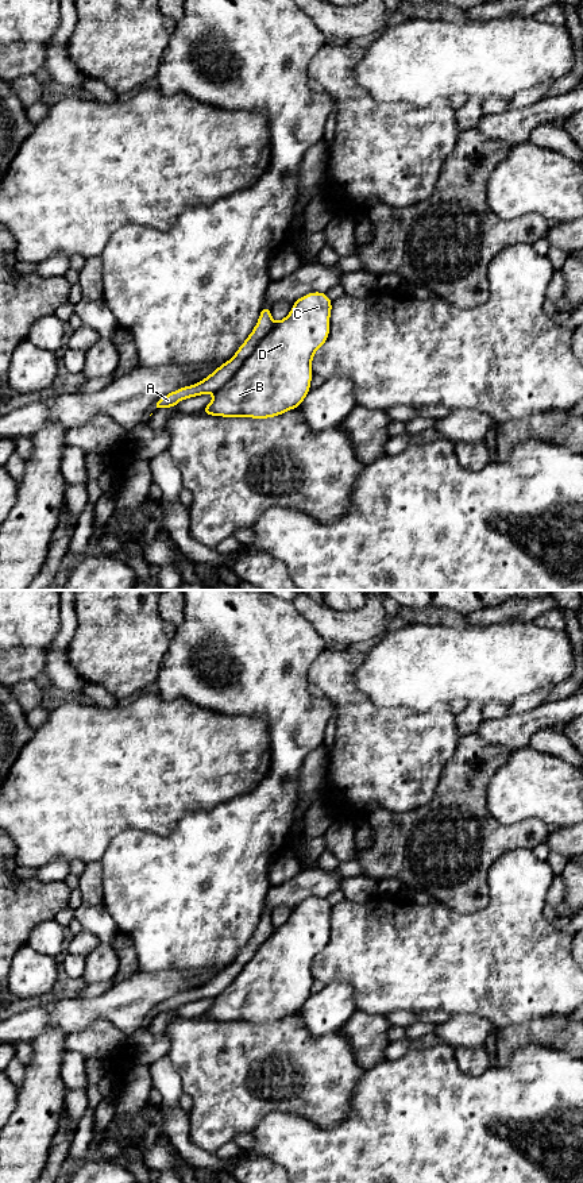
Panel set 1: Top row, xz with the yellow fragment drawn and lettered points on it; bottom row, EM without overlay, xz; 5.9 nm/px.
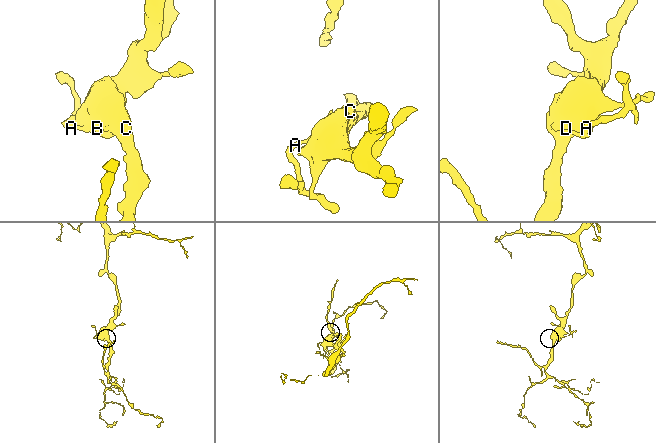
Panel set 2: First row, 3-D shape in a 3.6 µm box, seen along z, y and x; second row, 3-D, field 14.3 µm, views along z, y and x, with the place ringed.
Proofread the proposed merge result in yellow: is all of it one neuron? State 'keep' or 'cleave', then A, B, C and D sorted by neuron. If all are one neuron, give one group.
keep; A B C D

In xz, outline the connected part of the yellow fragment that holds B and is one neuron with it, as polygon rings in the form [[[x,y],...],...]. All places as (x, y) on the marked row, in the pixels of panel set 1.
[[[321,292],[296,300],[289,315],[278,323],[273,320],[270,307],[263,307],[252,332],[229,361],[205,379],[155,401],[155,412],[208,393],[215,397],[201,412],[209,416],[269,419],[298,408],[310,390],[313,355],[329,336],[331,311],[332,301]]]

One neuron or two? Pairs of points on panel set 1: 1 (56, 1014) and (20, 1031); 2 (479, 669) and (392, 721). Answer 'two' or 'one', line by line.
1: one
2: two

